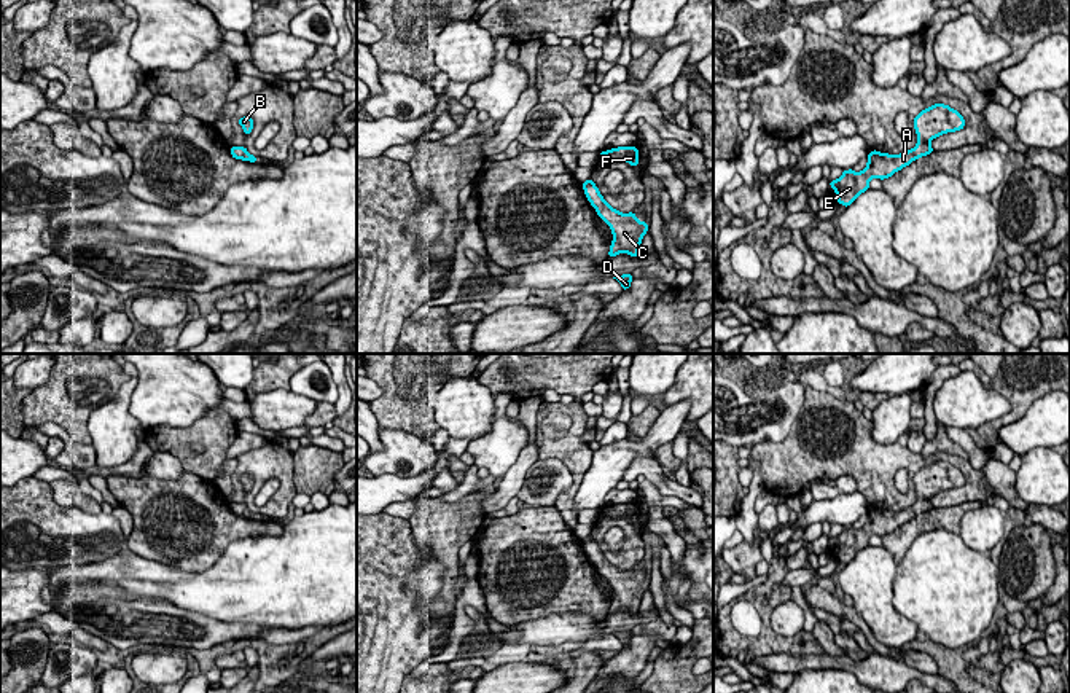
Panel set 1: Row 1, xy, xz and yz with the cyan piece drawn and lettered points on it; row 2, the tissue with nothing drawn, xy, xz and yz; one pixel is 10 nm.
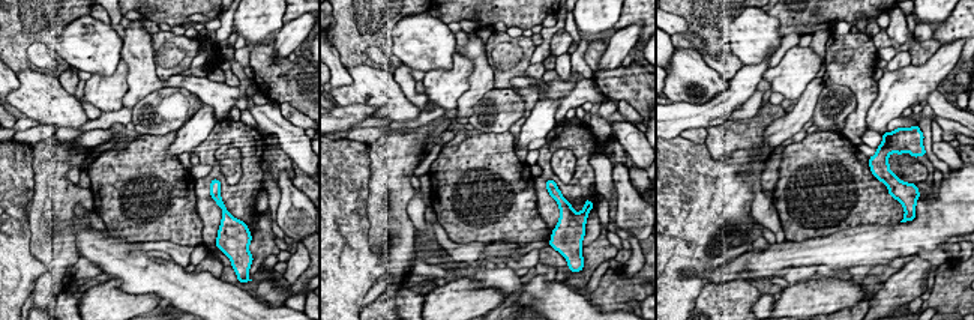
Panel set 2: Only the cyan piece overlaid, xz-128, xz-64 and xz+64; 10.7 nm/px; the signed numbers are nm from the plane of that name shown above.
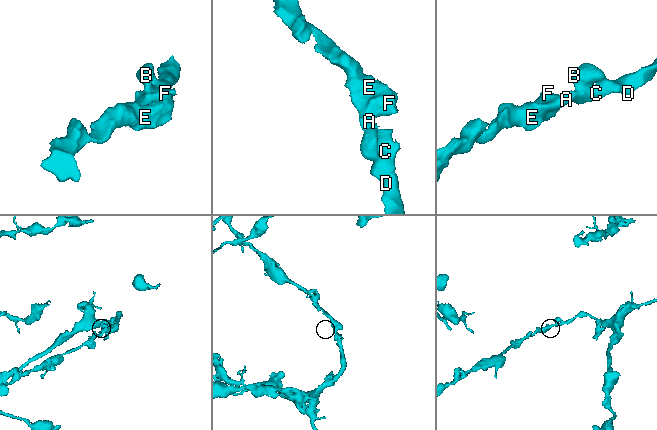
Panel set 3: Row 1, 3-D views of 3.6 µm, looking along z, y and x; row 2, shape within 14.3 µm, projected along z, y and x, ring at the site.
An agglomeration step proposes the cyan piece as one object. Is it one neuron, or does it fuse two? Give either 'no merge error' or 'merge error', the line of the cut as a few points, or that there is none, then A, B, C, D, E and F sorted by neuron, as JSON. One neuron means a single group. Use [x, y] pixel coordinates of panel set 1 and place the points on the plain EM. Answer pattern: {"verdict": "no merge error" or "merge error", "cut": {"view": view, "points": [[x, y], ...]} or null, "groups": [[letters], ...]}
{"verdict": "no merge error", "cut": null, "groups": [["A", "B", "C", "D", "E", "F"]]}

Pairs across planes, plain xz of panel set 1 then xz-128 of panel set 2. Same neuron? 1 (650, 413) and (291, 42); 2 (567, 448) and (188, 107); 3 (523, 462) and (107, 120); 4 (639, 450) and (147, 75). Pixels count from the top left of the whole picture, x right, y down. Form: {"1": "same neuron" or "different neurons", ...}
{"1": "different neurons", "2": "different neurons", "3": "different neurons", "4": "different neurons"}

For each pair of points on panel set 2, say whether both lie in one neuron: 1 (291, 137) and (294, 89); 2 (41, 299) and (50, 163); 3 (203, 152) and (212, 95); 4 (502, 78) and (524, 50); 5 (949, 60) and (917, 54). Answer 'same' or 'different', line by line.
1: different
2: same
3: different
4: same
5: different

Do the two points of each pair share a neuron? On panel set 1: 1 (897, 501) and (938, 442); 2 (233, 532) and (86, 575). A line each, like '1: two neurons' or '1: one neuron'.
1: two neurons
2: two neurons

